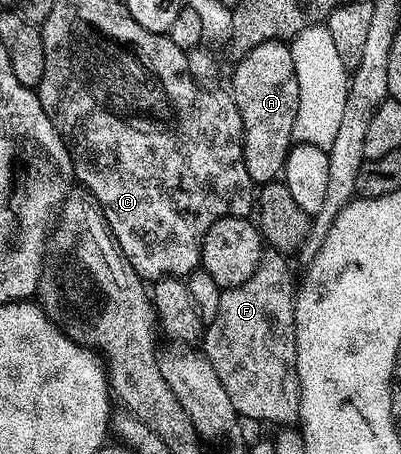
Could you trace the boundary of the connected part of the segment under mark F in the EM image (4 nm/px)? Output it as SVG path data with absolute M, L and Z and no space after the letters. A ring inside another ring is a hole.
M264 252L256 270L249 279L245 279L245 283L223 290L217 319L206 326L201 342L203 356L213 363L213 371L217 371L217 379L221 379L240 418L248 417L271 427L279 427L279 419L289 419L289 427L299 421L299 372L295 342L297 277L291 274L287 261L288 258L281 252Z

